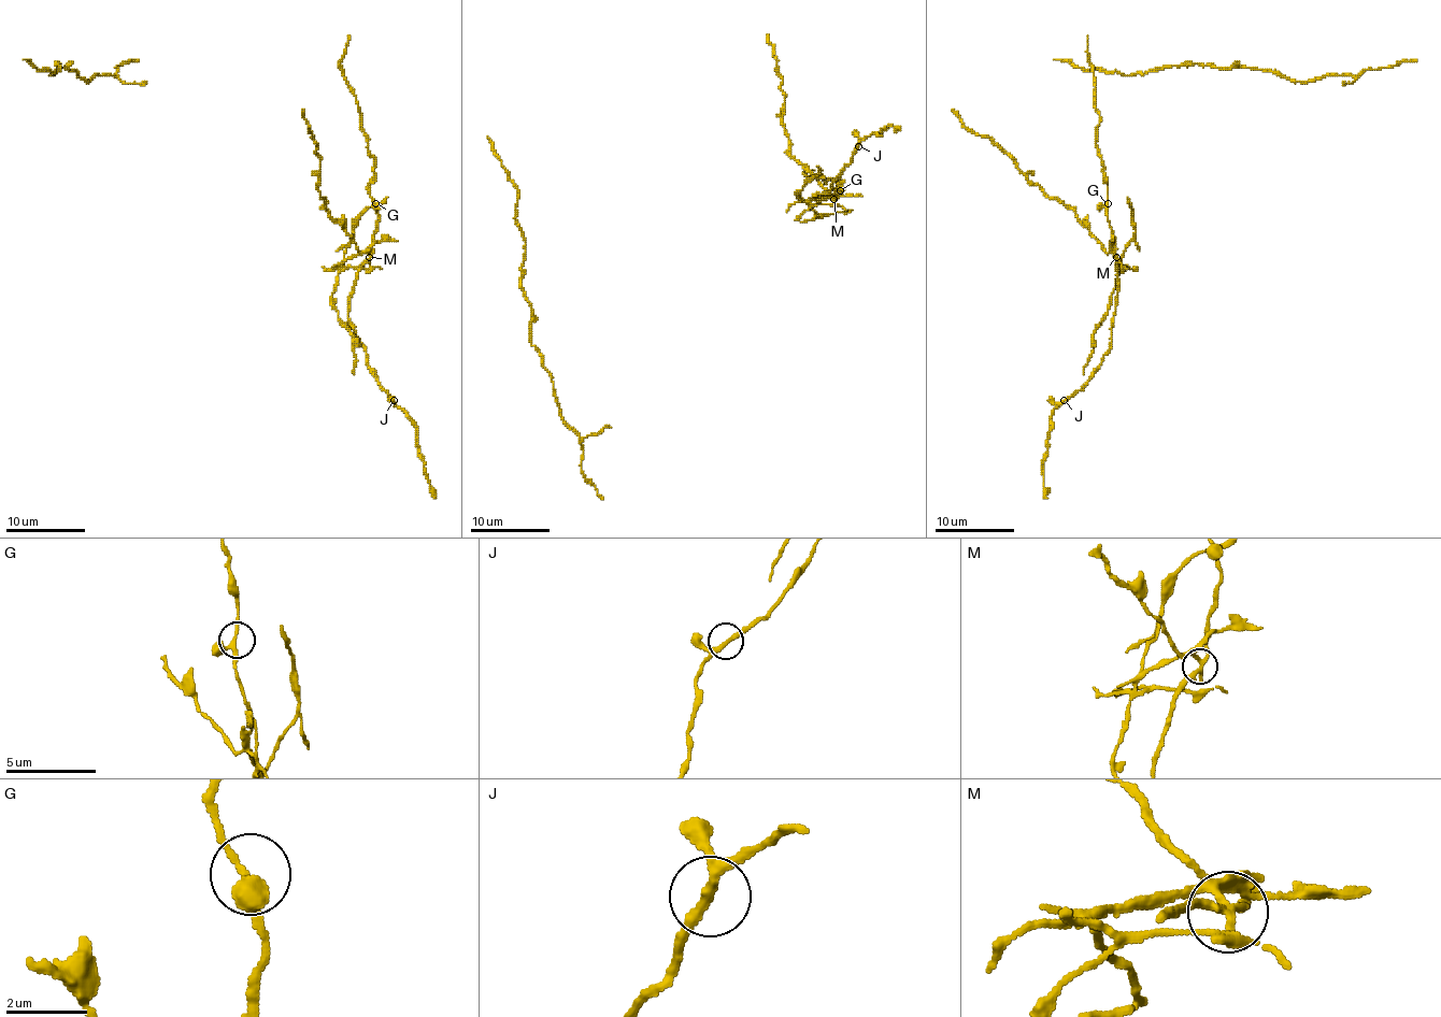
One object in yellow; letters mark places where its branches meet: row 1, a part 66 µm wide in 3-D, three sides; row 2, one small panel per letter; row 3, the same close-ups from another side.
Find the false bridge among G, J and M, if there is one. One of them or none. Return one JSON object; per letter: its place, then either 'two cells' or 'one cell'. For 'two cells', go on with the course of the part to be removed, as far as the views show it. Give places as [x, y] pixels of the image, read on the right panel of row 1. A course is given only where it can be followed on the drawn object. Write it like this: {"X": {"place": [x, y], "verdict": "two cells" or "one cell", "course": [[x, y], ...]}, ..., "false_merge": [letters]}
{"G": {"place": [1108, 203], "verdict": "one cell"}, "J": {"place": [1064, 400], "verdict": "one cell"}, "M": {"place": [1116, 257], "verdict": "two cells", "course": [[1117, 257], [1103, 248], [1071, 209], [1033, 185], [987, 137], [972, 133], [952, 110]]}, "false_merge": ["M"]}

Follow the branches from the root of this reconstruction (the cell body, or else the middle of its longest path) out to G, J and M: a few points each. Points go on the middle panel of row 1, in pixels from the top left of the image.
G: (802, 174), (823, 178), (825, 182), (832, 178), (839, 184), (835, 190), (840, 190)
J: (802, 174), (832, 178), (835, 190), (842, 190), (837, 198), (812, 196), (830, 190), (858, 146)
M: (802, 174), (823, 178), (825, 182), (832, 178), (839, 184), (835, 190), (842, 190), (835, 200)

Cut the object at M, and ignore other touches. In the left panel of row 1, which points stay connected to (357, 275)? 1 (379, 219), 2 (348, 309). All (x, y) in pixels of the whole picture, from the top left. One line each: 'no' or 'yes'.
1: yes
2: yes

